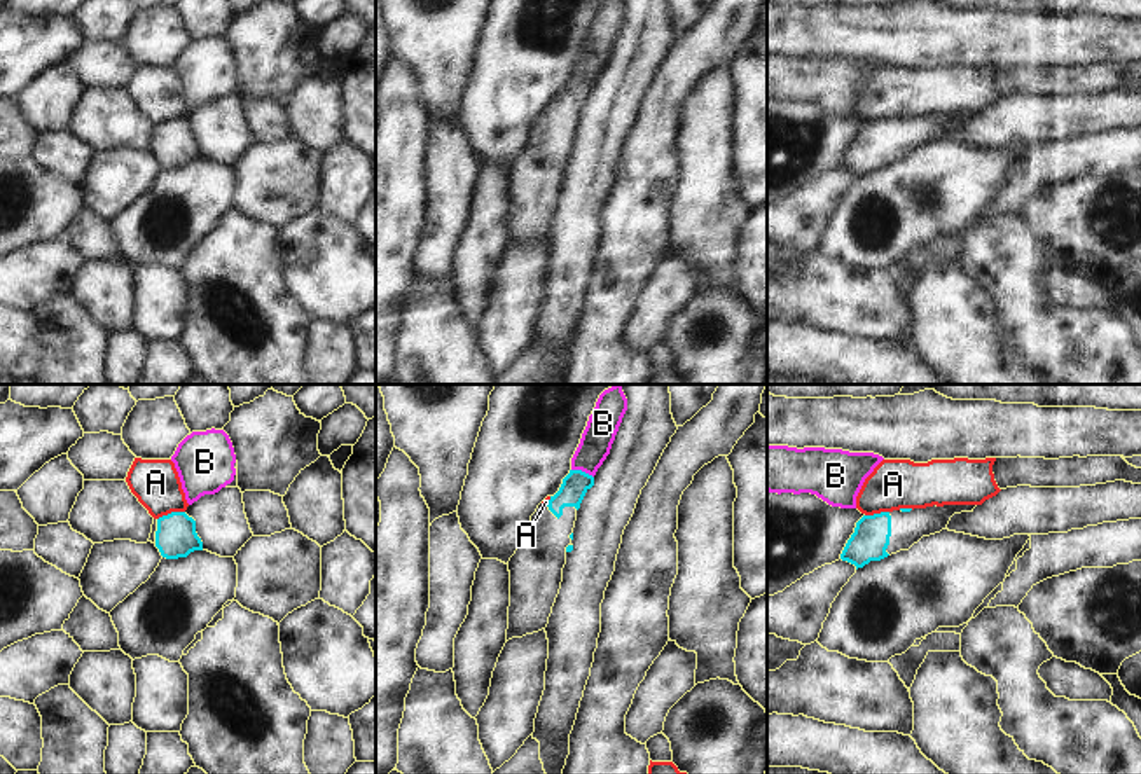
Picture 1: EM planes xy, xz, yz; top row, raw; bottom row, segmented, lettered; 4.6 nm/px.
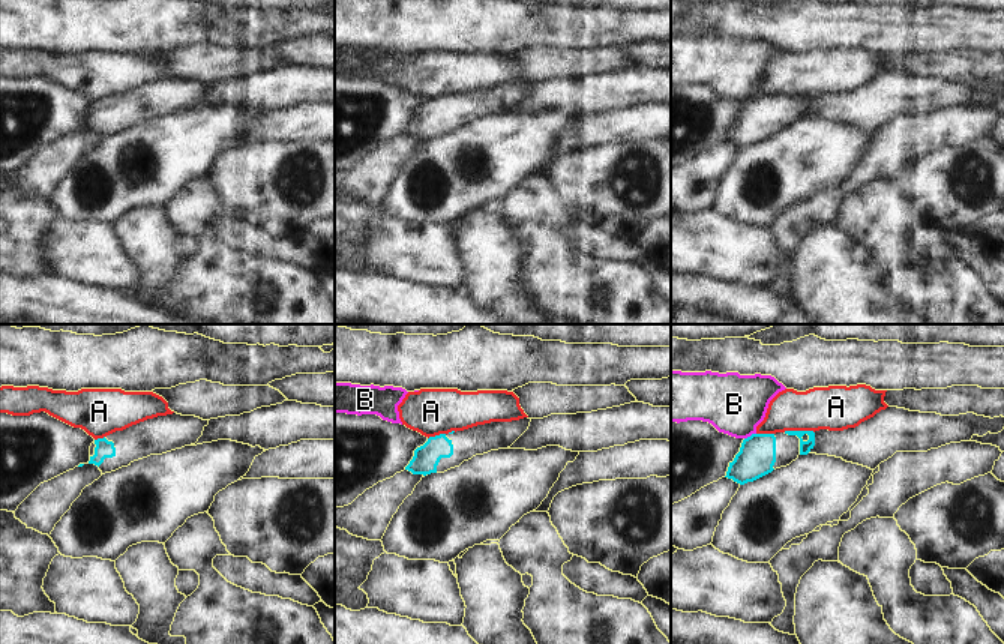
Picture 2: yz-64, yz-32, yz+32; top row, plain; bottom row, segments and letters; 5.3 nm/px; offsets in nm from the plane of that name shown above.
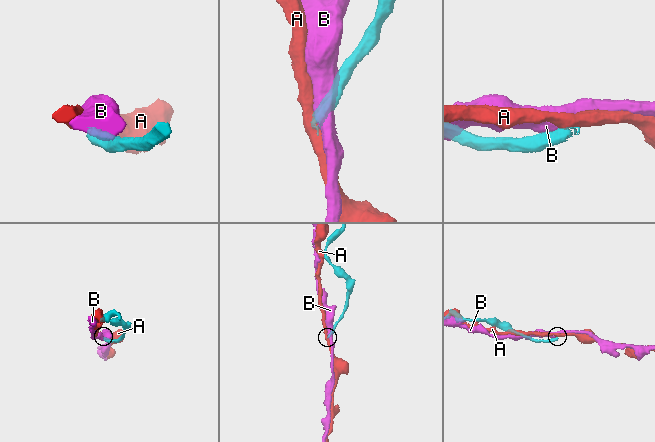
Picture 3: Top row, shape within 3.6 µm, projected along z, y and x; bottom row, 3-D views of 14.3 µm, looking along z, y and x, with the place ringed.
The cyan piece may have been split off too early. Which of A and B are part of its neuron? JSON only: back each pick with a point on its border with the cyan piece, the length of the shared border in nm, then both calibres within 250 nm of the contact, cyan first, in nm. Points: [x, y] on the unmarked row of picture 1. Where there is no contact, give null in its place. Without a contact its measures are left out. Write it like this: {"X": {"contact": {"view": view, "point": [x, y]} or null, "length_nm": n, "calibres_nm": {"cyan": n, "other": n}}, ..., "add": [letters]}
{"add": []}

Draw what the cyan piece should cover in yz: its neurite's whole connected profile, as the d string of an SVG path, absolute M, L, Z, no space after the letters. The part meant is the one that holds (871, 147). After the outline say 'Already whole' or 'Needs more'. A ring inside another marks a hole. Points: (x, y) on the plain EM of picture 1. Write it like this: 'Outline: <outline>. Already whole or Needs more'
Outline: M944 114L926 117L900 117L863 124L847 149L840 168L858 176L870 169L881 169L900 159L909 159L923 145L940 142L951 126L973 121L977 114Z. Needs more.

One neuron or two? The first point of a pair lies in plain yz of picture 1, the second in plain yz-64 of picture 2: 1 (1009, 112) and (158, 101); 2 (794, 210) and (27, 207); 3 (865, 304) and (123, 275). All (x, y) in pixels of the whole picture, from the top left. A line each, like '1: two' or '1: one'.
1: two
2: two
3: one

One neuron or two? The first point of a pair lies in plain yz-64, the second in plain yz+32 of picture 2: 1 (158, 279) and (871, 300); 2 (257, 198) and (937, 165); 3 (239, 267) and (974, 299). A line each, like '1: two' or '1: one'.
1: one
2: one
3: one

